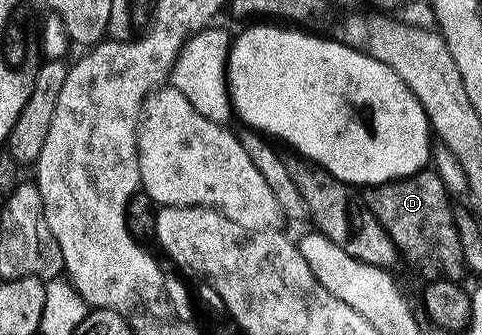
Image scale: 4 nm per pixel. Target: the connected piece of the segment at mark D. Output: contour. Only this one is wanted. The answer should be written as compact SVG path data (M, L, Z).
M432 168L418 170L406 178L383 182L364 191L365 206L383 224L383 228L397 245L397 253L422 274L422 279L438 282L445 278L456 282L466 273L461 258L459 236L453 219L454 207L449 206L451 195Z

